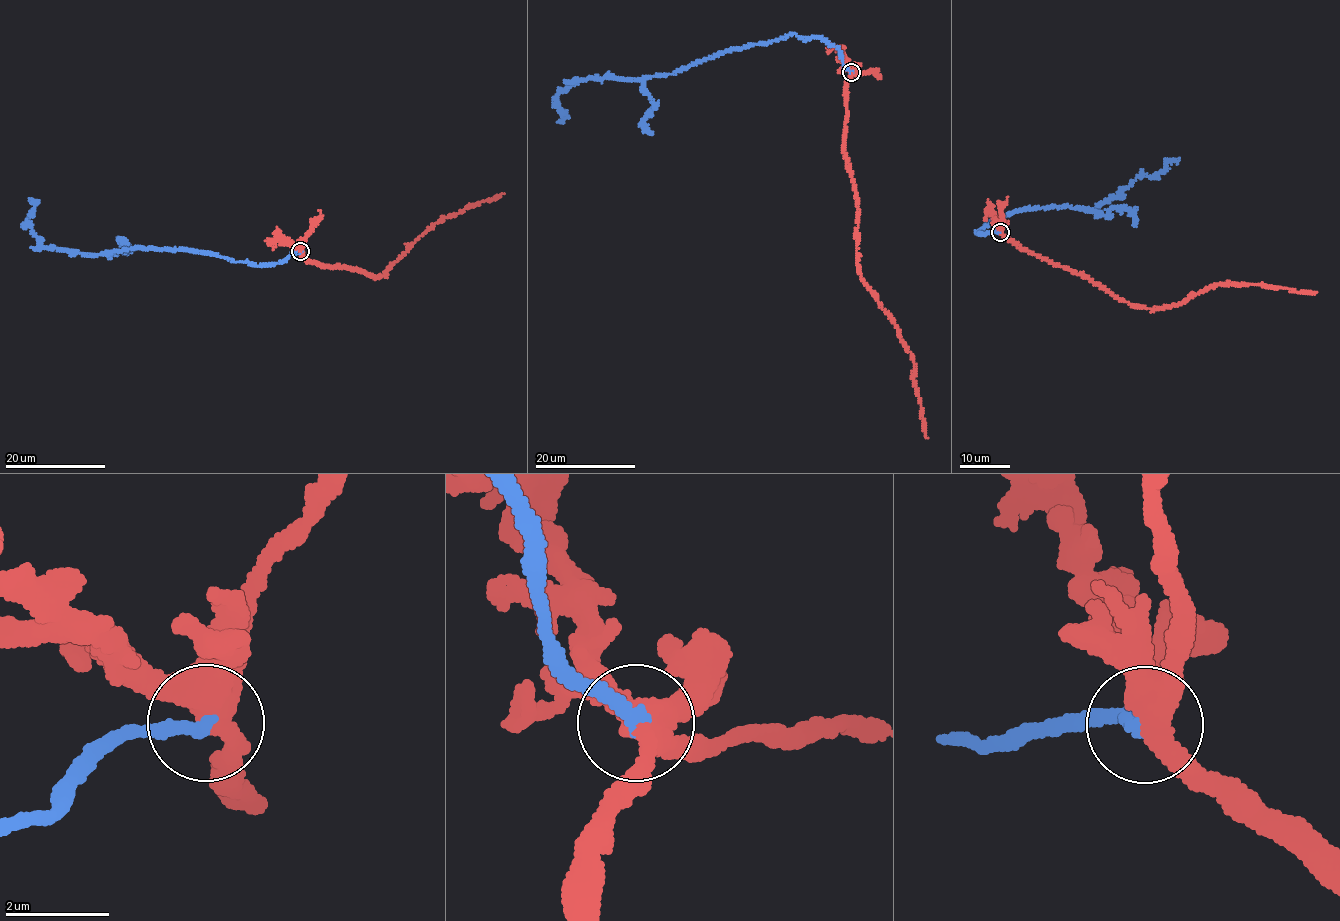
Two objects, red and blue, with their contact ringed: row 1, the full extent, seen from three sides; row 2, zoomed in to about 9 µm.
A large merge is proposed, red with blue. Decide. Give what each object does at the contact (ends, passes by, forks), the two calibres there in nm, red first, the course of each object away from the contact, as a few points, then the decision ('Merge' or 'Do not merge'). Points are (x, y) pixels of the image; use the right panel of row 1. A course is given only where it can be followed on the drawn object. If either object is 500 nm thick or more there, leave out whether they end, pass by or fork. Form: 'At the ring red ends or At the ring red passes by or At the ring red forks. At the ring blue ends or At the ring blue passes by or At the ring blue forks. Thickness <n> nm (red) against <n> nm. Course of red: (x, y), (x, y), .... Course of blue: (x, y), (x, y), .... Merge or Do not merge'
At the ring red forks. At the ring blue ends. Thickness 420 nm (red) against 280 nm. Course of red: (1000, 232), (1020, 247), (1083, 274), (1130, 304), (1164, 309), (1224, 284), (1317, 292). Course of blue: (1000, 232), (978, 231), (987, 221), (1029, 207), (1096, 209), (1140, 175), (1156, 176), (1166, 163), (1179, 158). Merge

